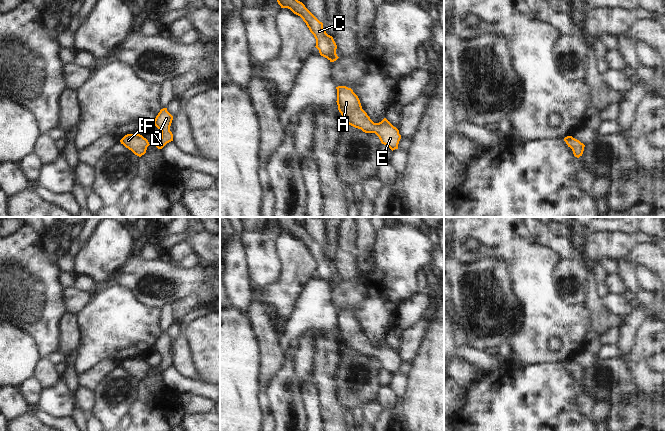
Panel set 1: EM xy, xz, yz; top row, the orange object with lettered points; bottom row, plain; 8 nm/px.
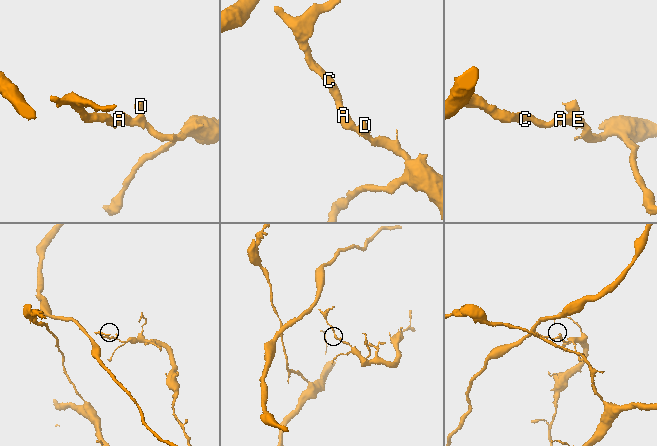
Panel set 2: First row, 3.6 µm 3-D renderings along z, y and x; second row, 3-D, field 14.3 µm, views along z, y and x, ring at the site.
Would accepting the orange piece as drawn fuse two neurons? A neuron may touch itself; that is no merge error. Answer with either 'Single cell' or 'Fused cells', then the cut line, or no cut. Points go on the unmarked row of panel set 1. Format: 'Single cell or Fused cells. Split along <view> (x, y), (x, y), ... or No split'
Single cell. No split.

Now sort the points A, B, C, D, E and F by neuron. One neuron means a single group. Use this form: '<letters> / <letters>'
A B C D E F

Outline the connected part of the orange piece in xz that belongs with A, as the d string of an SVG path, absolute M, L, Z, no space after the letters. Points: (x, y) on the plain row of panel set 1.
M338 310L336 313L338 334L349 349L361 353L365 357L375 357L381 367L392 375L398 373L401 359L396 351L386 342L379 347L374 347L362 333L358 320L351 312Z

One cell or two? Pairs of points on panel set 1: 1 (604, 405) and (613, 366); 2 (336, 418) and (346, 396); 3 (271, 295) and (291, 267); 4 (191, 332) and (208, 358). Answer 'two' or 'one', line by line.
1: two
2: two
3: one
4: one

